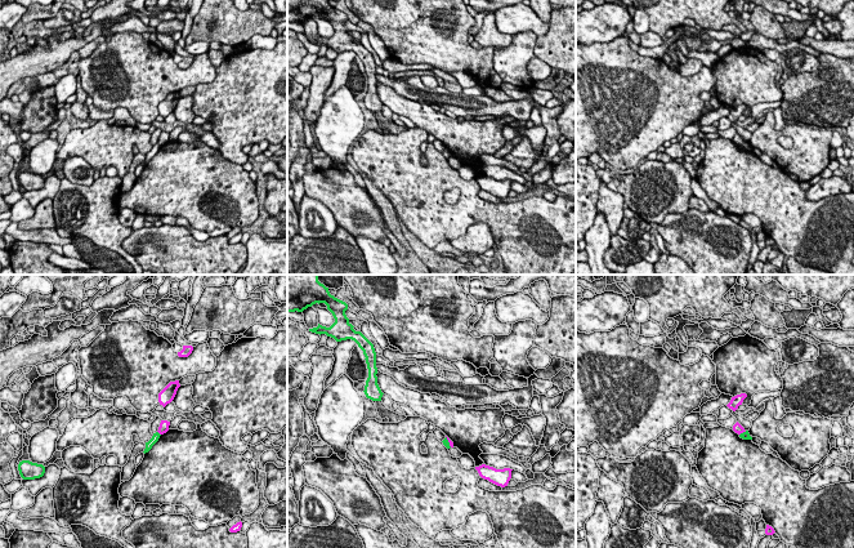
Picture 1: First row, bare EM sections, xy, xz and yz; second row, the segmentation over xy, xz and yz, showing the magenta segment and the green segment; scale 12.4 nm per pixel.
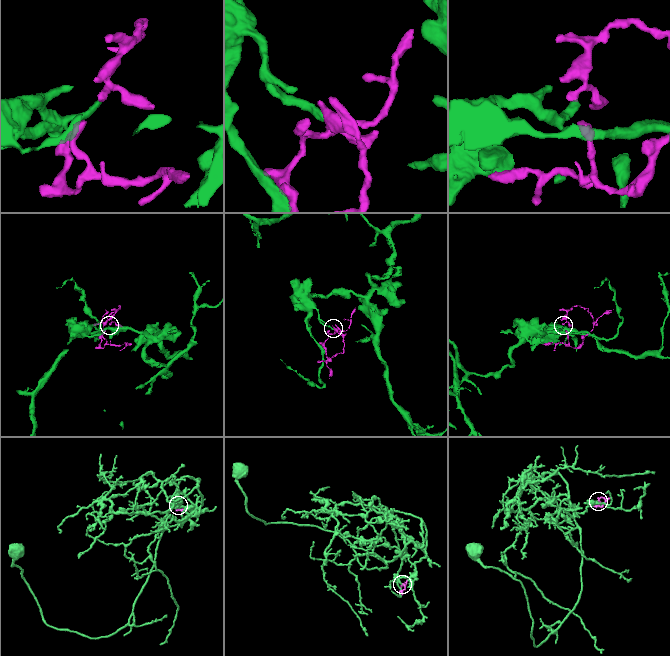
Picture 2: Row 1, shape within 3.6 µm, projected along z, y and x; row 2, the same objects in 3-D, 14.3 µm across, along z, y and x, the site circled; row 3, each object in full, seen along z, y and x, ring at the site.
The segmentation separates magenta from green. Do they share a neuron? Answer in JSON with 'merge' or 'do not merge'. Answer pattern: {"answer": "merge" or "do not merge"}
{"answer": "do not merge"}

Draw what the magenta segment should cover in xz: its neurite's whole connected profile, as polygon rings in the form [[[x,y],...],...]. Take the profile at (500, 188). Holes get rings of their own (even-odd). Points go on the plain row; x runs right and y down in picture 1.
[[[482,175],[479,178],[475,178],[478,182],[479,187],[484,191],[488,191],[489,193],[505,199],[508,197],[510,190],[511,190],[511,182],[510,179],[504,179],[504,181],[496,181],[493,178]]]

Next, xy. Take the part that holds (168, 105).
[[[179,92],[170,93],[160,104],[158,104],[158,113],[164,119],[170,115],[175,106],[178,99],[180,98]]]

